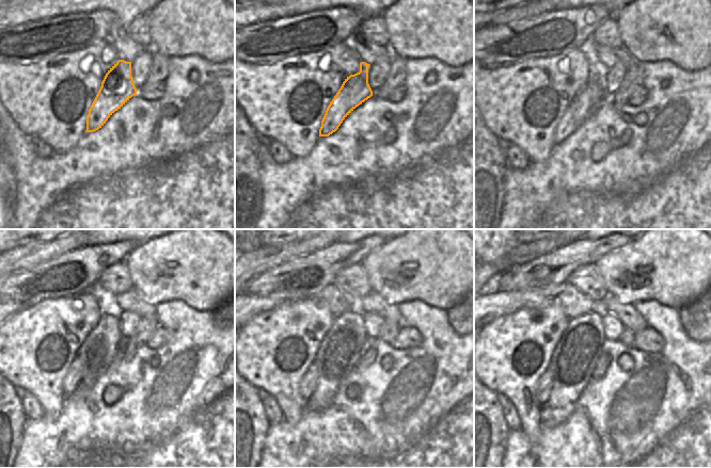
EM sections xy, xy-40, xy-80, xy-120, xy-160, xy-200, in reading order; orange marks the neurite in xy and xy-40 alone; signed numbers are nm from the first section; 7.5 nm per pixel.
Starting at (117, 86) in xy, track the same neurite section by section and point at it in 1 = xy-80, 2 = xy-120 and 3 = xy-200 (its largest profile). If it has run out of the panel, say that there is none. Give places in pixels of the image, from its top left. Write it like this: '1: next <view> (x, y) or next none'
1: next xy-80 (593, 93)
2: next xy-120 (76, 371)
3: next xy-200 (544, 384)

